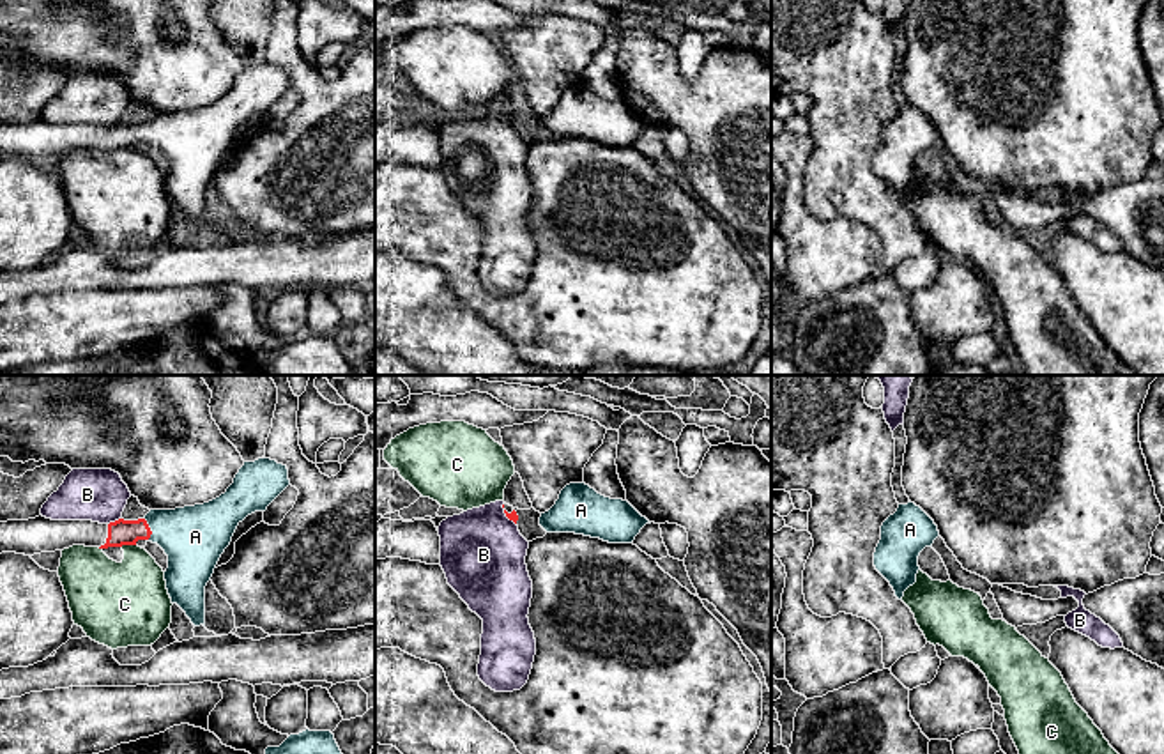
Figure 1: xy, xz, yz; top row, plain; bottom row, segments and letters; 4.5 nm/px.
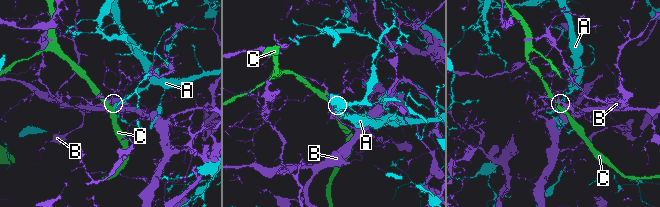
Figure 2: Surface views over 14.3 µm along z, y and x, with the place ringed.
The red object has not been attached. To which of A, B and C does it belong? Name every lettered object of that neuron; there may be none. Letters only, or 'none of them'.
A

